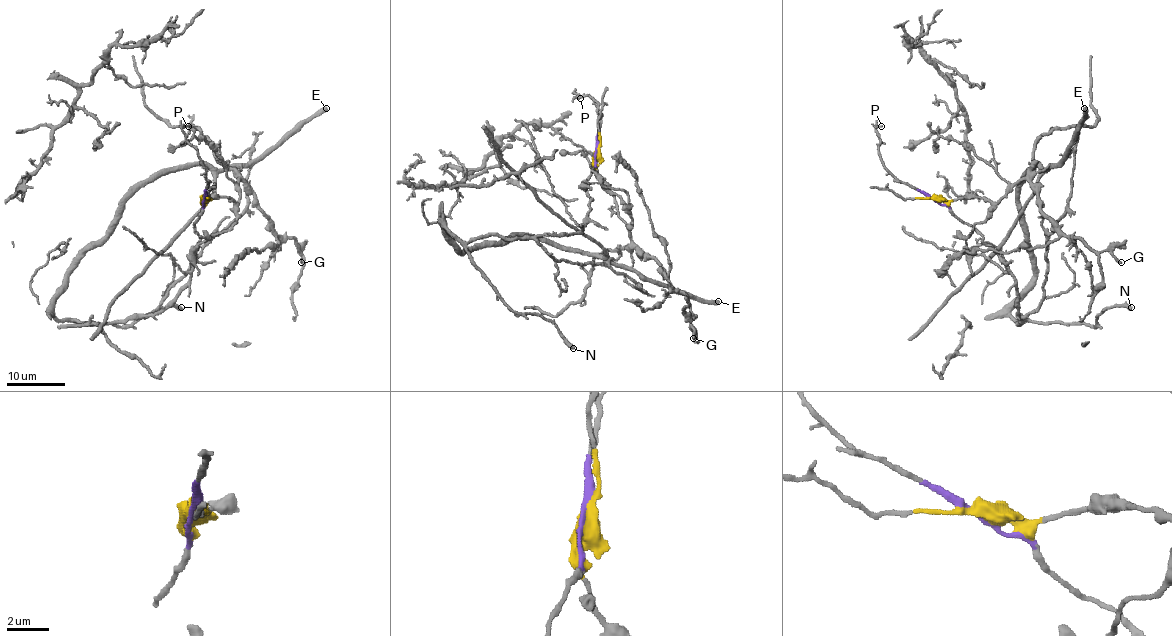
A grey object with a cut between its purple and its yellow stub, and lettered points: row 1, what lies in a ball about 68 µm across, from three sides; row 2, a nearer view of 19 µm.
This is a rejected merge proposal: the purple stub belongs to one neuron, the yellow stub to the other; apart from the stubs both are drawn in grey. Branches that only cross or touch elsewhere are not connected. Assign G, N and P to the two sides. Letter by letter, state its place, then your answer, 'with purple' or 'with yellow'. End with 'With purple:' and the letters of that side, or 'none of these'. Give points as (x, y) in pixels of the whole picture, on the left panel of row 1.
G: place (301, 262); with yellow
N: place (181, 307); with purple
P: place (188, 126); with purple
With purple: N, P

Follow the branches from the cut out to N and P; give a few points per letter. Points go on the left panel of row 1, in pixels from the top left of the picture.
N: (204, 199), (194, 221), (200, 236), (190, 281), (157, 312), (74, 321), (121, 327), (181, 308)
P: (204, 199), (206, 170), (181, 129), (188, 126)

